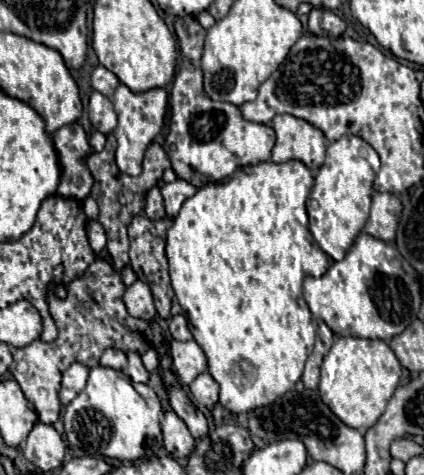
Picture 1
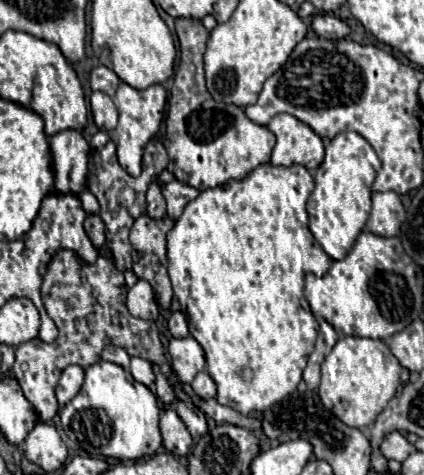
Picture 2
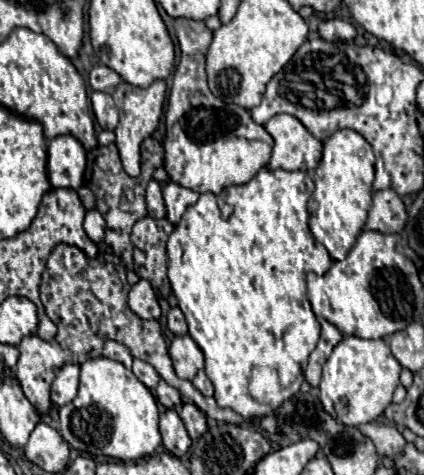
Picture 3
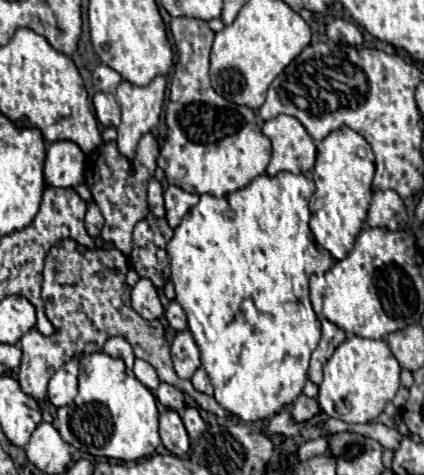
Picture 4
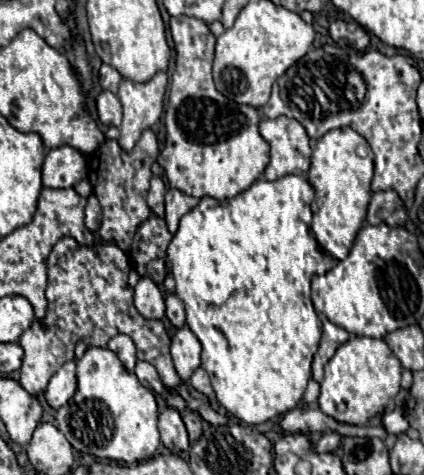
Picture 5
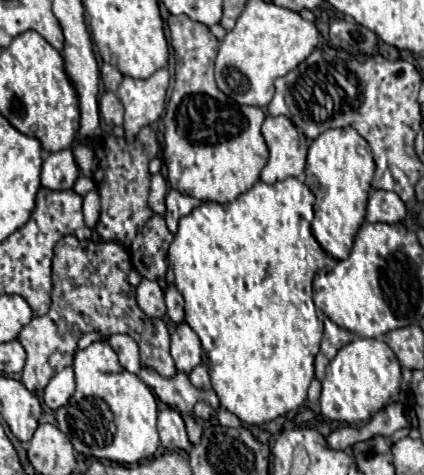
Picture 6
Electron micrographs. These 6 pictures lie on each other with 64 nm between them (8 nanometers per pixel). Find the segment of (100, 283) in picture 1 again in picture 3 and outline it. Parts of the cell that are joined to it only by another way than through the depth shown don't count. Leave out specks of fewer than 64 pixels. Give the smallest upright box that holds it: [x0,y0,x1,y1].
[16,244,248,424]

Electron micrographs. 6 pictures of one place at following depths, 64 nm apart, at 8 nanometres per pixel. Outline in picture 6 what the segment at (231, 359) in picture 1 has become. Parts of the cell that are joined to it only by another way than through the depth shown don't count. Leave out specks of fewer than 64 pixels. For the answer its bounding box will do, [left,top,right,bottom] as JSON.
[168,178,336,426]

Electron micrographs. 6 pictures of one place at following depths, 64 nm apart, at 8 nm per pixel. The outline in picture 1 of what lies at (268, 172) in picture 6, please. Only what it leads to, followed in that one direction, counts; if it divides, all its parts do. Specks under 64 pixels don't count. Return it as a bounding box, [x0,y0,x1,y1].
[272,114,326,174]

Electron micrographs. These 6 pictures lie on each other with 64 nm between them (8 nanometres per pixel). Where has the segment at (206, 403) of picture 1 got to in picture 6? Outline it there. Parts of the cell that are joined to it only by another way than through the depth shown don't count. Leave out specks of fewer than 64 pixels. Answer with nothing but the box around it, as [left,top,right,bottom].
[190,364,212,390]

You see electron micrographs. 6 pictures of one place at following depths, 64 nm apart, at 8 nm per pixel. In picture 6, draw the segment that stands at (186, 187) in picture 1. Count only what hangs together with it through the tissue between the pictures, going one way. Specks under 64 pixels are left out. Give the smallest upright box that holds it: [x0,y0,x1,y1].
[164,190,200,234]

